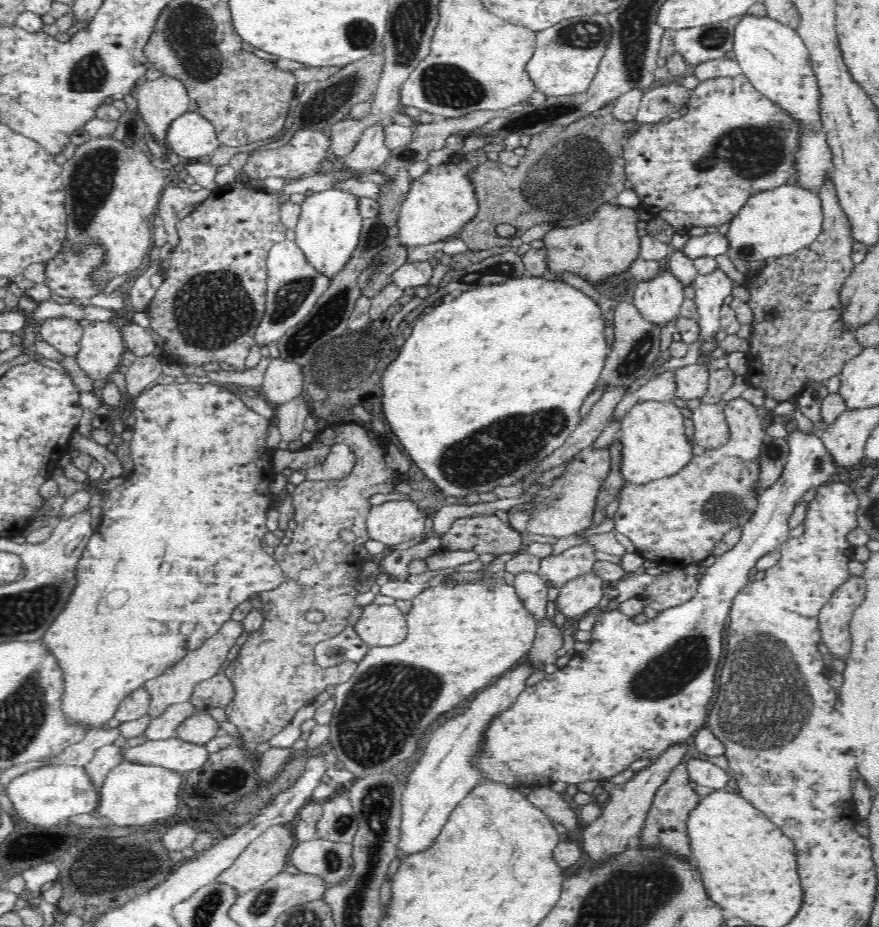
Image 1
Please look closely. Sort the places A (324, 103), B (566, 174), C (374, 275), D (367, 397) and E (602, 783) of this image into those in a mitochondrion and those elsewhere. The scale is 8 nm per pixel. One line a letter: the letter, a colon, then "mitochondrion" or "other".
A: mitochondrion
B: mitochondrion
C: mitochondrion
D: other
E: other

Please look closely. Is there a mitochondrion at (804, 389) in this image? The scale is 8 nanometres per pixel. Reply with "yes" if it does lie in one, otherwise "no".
no

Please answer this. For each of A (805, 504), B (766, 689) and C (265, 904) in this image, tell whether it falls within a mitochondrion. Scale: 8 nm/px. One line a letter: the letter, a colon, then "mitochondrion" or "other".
A: other
B: mitochondrion
C: mitochondrion

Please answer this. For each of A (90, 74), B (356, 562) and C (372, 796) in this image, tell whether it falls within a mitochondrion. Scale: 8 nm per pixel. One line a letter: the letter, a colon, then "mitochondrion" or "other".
A: mitochondrion
B: other
C: mitochondrion

